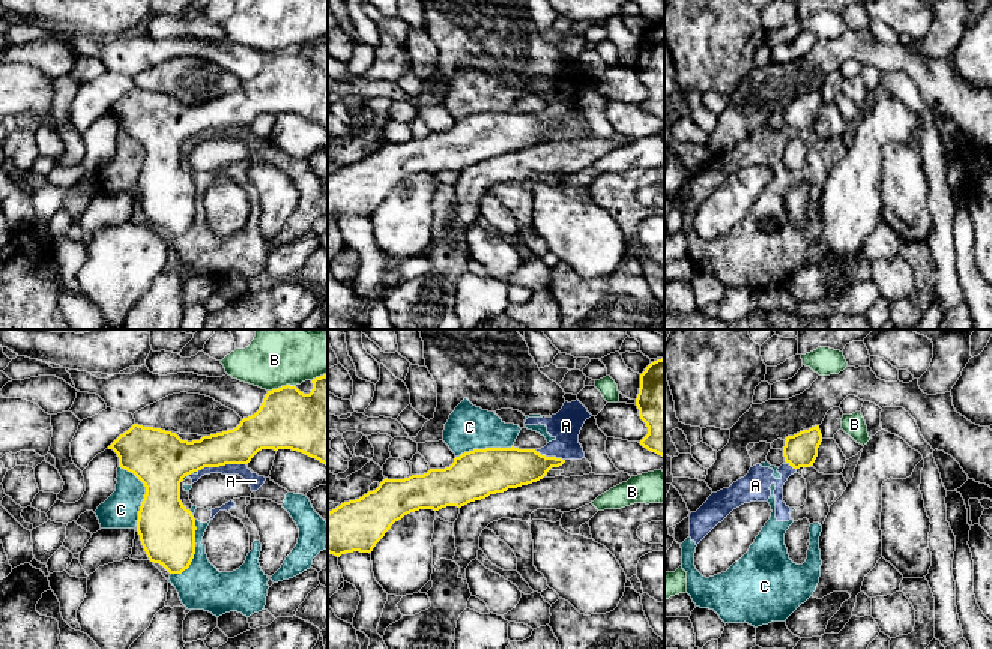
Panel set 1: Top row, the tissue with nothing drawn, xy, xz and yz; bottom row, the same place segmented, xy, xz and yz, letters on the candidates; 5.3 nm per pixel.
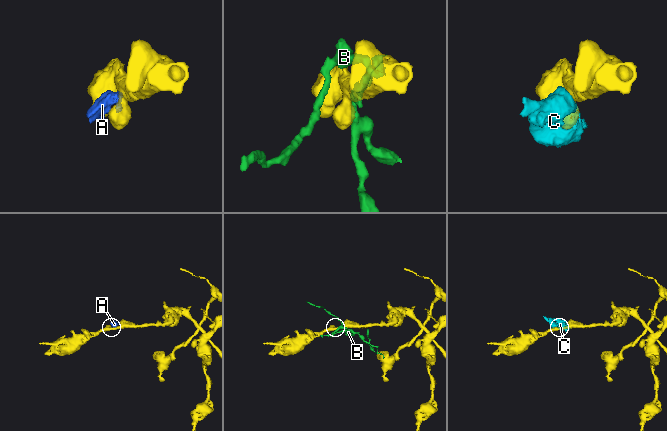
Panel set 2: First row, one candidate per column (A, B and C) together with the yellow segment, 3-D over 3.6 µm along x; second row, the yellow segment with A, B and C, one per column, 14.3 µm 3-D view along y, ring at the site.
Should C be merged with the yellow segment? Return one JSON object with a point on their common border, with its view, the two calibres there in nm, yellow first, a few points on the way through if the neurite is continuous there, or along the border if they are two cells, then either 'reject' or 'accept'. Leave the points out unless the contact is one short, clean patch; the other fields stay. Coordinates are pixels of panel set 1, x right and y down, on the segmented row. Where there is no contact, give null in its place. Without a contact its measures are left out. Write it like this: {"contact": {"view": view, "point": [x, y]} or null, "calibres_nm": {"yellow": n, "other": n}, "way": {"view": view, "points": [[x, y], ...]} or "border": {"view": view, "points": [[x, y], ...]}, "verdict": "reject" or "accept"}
{"contact": {"view": "xy", "point": [146, 493]}, "calibres_nm": {"yellow": 320, "other": 190}, "verdict": "reject"}

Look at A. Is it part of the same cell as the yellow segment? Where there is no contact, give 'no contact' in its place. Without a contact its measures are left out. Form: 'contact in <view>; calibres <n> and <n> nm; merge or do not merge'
contact in xy; calibres 220 and 70 nm; do not merge

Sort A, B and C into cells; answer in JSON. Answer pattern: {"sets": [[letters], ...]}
{"sets": [["A", "C"], ["B"]]}

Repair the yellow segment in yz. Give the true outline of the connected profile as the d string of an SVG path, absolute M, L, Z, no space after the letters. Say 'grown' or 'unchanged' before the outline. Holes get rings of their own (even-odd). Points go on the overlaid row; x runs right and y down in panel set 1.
unchanged | M819 425L788 436L783 446L785 461L794 469L813 466L821 442Z

